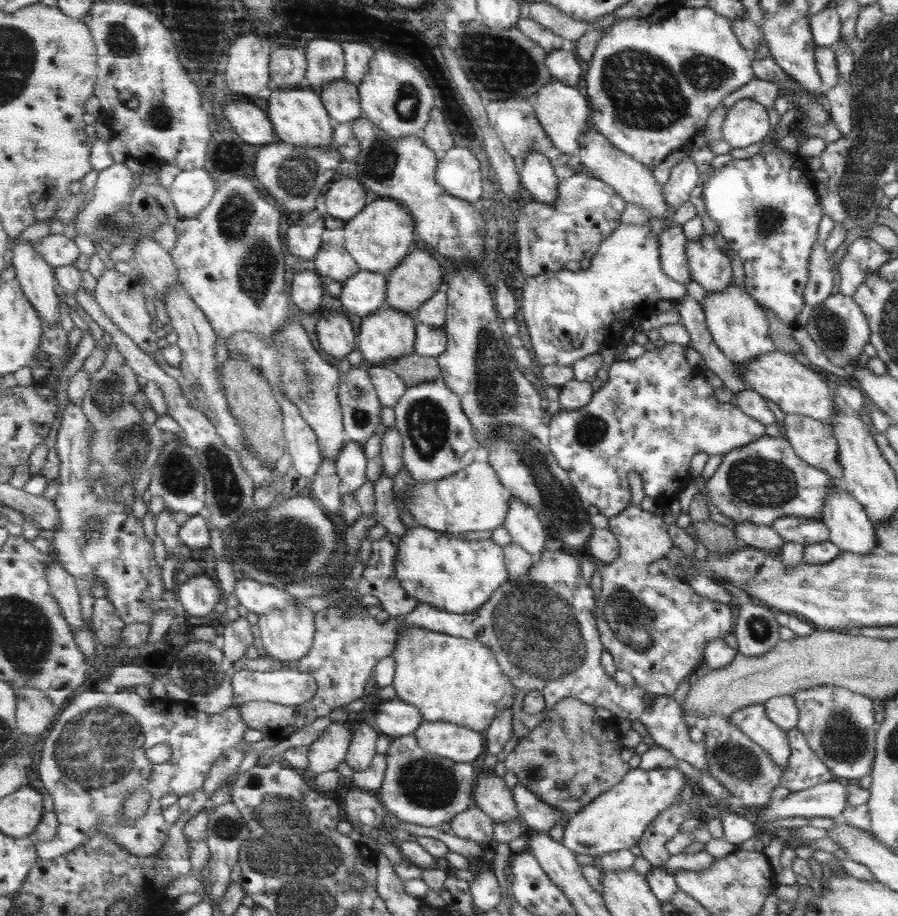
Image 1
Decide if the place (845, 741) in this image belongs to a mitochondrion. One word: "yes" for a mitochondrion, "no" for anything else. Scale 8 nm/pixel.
yes

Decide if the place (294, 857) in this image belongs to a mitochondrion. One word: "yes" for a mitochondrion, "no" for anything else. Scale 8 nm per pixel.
yes

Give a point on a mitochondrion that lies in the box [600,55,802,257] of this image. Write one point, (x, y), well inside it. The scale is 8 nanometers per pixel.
(768, 218)

